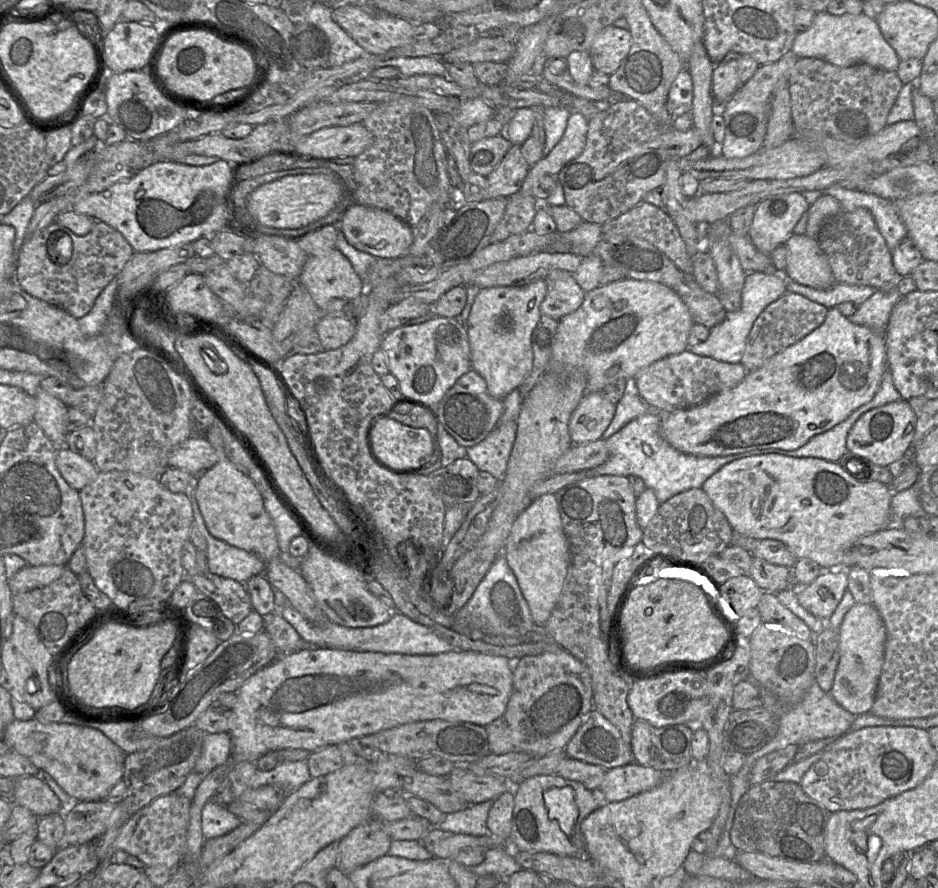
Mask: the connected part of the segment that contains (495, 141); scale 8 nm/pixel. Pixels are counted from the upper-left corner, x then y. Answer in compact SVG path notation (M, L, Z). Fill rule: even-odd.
M504 134L471 143L469 159L472 171L487 177L501 162L511 145Z

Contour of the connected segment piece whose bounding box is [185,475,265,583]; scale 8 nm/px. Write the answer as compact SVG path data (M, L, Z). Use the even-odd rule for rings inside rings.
M201 475L193 477L185 491L192 504L193 520L207 542L207 559L209 571L215 575L246 583L255 575L265 575L265 565L255 554L229 545L215 538L207 529L198 506L195 493Z

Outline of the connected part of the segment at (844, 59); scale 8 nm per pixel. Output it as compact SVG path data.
M827 11L816 13L812 25L806 31L797 33L790 54L797 58L818 58L838 67L849 67L864 63L884 71L897 71L901 61L895 50L882 36L877 21L864 13L859 15L847 13L841 16L831 15Z

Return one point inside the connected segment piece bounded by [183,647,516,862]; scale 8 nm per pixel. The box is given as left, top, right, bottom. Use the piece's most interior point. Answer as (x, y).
(320, 696)

